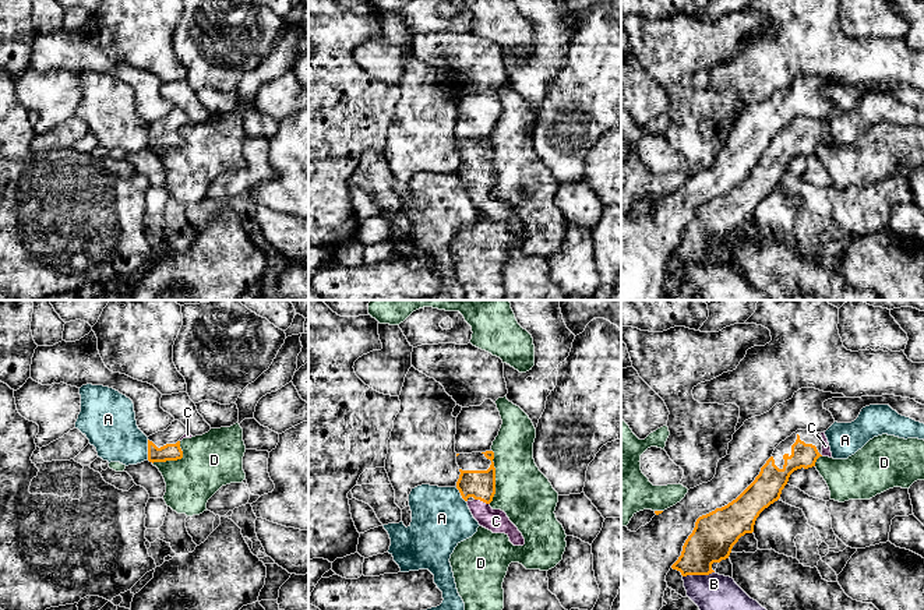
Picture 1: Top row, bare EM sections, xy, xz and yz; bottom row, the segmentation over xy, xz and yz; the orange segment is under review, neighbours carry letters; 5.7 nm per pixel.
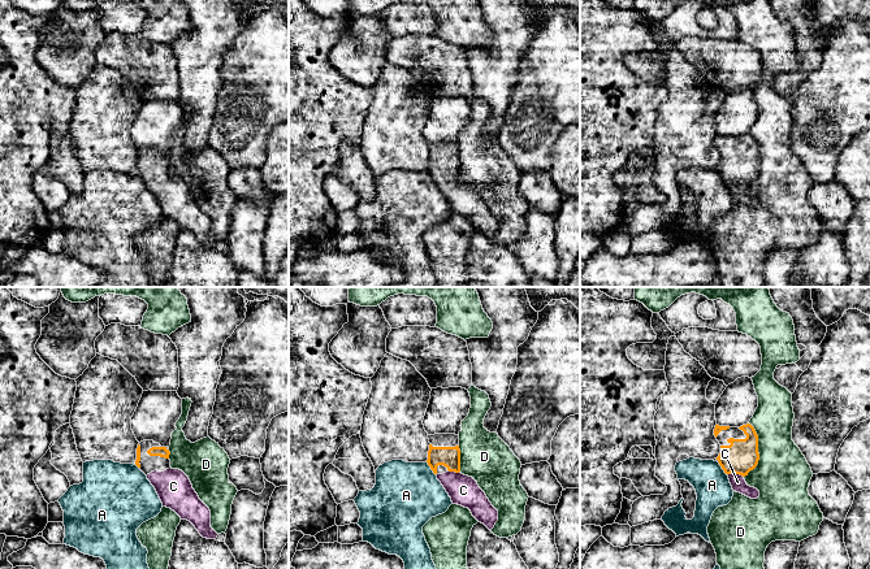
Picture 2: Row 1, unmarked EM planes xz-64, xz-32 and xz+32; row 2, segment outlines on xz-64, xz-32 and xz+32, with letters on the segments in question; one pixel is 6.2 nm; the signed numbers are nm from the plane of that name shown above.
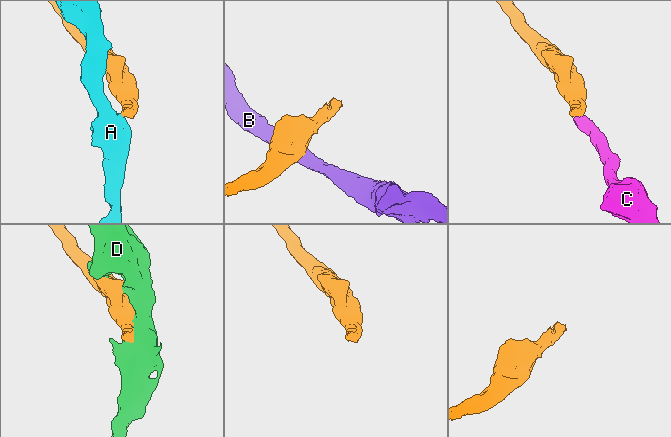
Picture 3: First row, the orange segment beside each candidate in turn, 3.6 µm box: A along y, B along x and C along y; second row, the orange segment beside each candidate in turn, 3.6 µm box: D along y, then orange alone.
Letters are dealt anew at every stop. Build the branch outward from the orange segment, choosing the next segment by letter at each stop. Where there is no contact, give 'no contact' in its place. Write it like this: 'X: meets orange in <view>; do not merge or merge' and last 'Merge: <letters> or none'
A: meets orange in xy; do not merge
B: meets orange in yz; do not merge
C: meets orange in xz; merge
D: meets orange in xz; do not merge
Merge: C

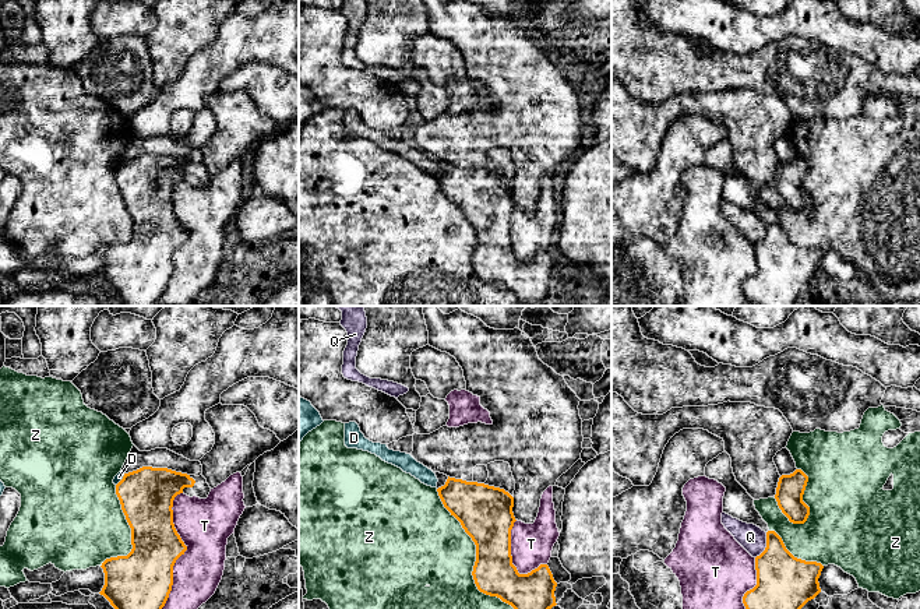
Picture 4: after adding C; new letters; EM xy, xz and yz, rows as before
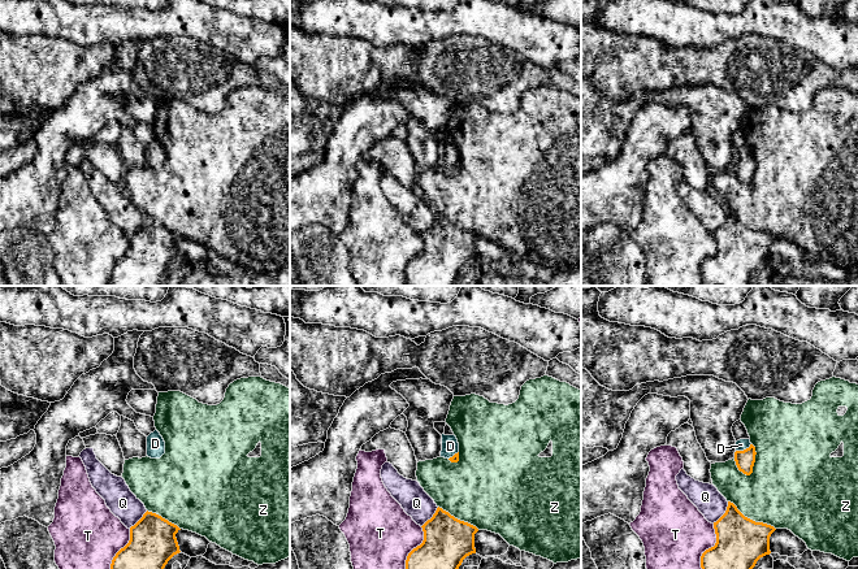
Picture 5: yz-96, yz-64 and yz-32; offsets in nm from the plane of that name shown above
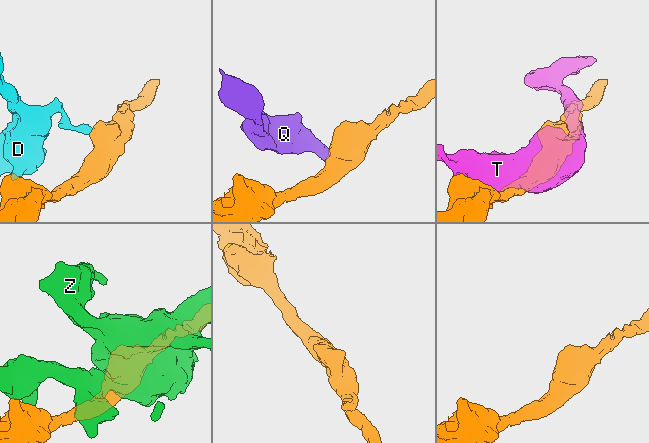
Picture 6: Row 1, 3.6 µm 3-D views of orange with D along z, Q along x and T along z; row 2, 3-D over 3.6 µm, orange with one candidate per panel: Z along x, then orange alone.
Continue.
D: meets orange in xy; do not merge
Q: meets orange in yz; do not merge
T: meets orange in xy; do not merge
Z: meets orange in xz; do not merge
Merge: none

